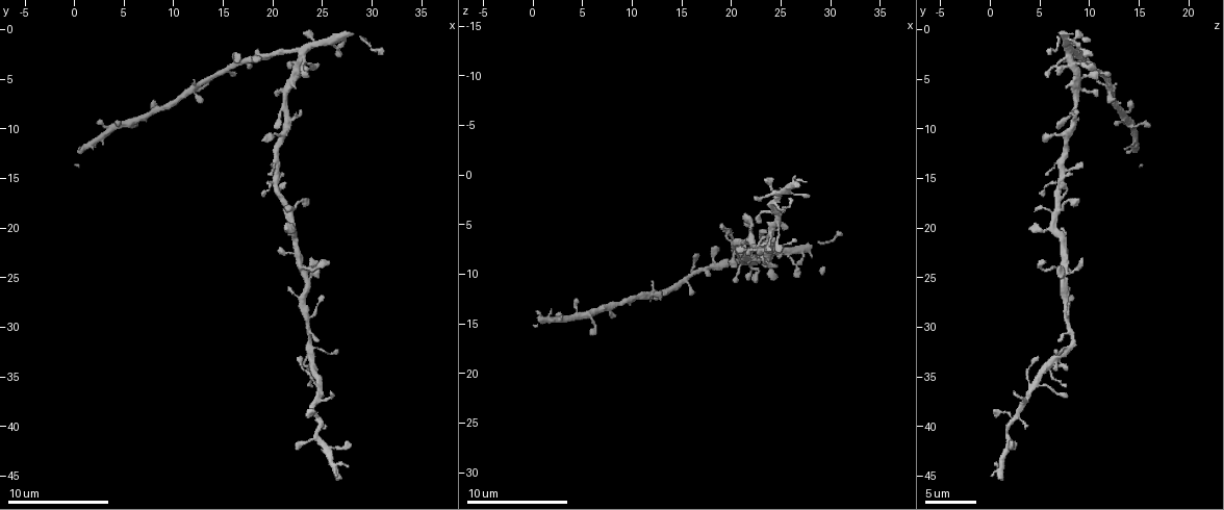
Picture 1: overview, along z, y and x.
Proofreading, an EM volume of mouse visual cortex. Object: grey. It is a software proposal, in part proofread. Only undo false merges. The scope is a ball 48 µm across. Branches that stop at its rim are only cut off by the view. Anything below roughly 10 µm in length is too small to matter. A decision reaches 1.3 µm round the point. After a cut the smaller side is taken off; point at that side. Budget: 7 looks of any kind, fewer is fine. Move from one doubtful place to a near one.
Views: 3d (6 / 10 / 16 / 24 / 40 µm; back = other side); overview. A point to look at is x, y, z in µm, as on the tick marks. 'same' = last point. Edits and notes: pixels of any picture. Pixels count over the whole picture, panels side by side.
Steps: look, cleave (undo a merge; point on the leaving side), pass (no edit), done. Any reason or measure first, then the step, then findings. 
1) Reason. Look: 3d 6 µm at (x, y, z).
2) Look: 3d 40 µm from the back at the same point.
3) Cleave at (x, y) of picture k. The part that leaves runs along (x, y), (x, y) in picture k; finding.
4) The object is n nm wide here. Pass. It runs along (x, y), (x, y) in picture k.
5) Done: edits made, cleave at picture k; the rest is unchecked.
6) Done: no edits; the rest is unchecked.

Thin neck. Look: 3d 10 µm at (21.2, 18.6, 6.6).

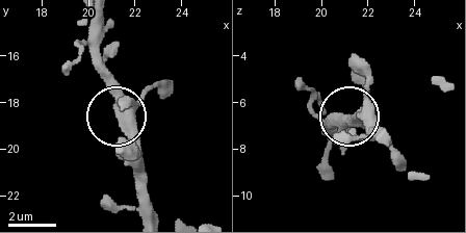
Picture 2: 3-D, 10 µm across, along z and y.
Pass. It runs along (97, 17), (97, 58), (119, 124), (141, 163) in picture 2; one cell here.

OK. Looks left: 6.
Look: 3d 6 µm at (20.6, 11.8, 7.4).

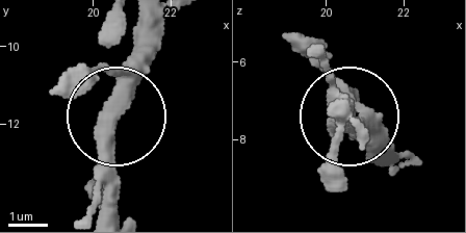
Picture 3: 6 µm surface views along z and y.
Look: 3d 6 µm from the back at the same point.

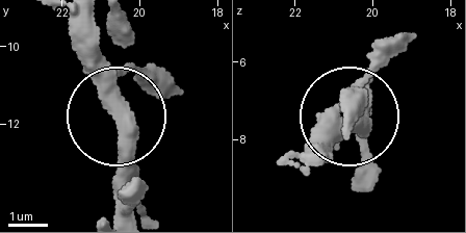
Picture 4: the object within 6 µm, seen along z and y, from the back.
The object is 450 nm wide here. Pass. It runs along (115, 115), (115, 214) in picture 4; one cell here.

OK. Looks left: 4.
Three-way junction. Look: 3d 16 µm at (23.8, 31.8, 8.2).

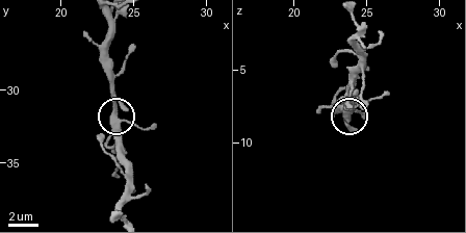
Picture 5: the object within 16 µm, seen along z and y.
Look: 3d 6 µm at (23.6, 31.8, 8.2).

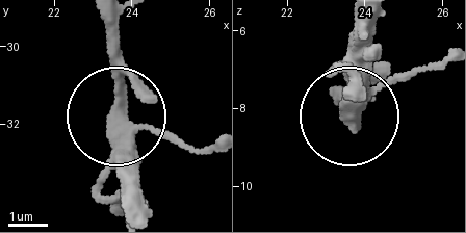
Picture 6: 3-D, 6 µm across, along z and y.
Pass. It runs along (336, 89), (352, 115), (352, 29) in picture 6; all the same cell.

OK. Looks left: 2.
Done: no edits; the rest is unchecked.

